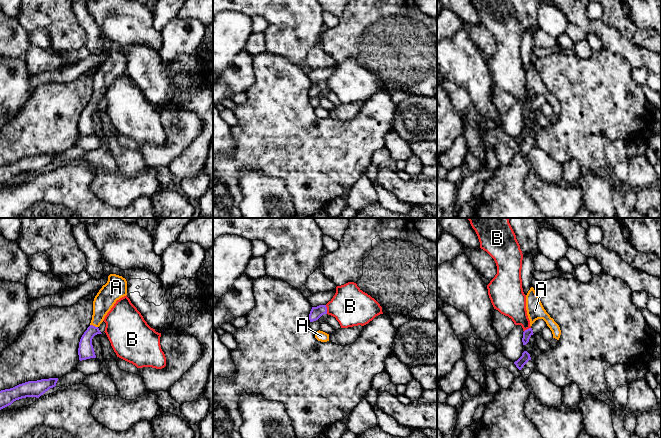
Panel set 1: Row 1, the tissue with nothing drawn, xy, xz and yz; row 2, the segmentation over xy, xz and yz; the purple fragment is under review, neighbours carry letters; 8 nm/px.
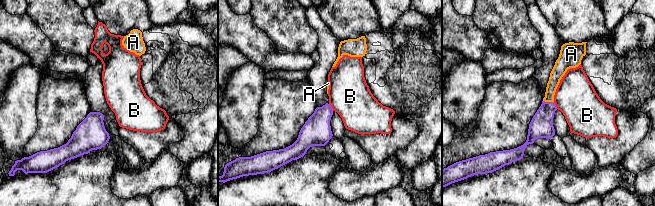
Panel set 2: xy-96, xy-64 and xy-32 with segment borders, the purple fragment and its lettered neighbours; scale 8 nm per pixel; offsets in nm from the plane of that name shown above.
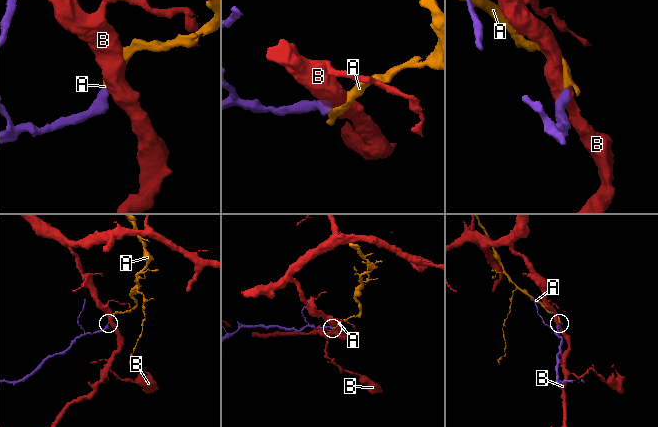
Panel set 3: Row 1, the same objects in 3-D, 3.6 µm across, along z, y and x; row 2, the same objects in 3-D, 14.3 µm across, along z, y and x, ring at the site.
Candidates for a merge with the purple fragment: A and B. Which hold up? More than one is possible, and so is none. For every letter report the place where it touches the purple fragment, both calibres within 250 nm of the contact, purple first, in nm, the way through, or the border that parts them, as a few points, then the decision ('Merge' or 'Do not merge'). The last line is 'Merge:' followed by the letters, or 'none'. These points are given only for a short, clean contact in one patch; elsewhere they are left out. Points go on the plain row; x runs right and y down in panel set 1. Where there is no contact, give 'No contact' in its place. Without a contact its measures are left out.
A: Touches purple at xy (94, 102). Thickness 130 nm (purple) against 160 nm. Path across: xy (85, 127), (86, 114), (94, 102), (105, 75). Merge
B: Touches purple at xz (326, 85). Thickness 100 nm (purple) against 300 nm. Boundary: xz (325, 81), (327, 89). Do not merge
Merge: A

